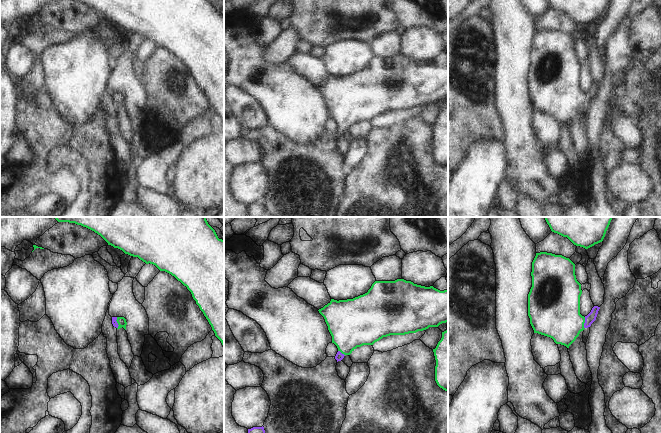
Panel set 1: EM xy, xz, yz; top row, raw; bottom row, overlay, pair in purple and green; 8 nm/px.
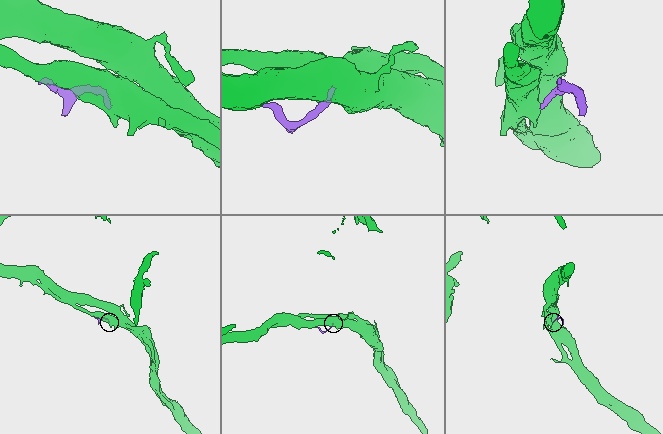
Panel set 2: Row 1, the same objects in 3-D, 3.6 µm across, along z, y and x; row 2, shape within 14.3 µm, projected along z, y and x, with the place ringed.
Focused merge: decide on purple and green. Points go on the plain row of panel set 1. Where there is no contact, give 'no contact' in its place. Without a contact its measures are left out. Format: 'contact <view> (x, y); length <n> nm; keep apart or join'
contact yz (584, 99); length 100 nm; join

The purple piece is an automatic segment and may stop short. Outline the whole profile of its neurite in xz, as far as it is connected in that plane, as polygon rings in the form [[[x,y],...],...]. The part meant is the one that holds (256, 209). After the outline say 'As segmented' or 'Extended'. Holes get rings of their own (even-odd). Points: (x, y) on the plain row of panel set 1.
[[[253,203],[248,205],[248,214],[250,217],[265,217],[266,210],[264,203]]]. As segmented.

